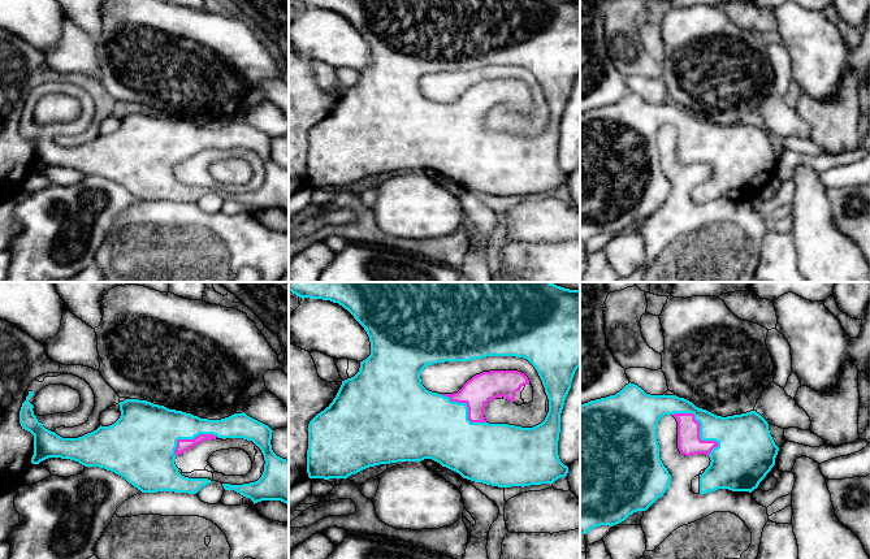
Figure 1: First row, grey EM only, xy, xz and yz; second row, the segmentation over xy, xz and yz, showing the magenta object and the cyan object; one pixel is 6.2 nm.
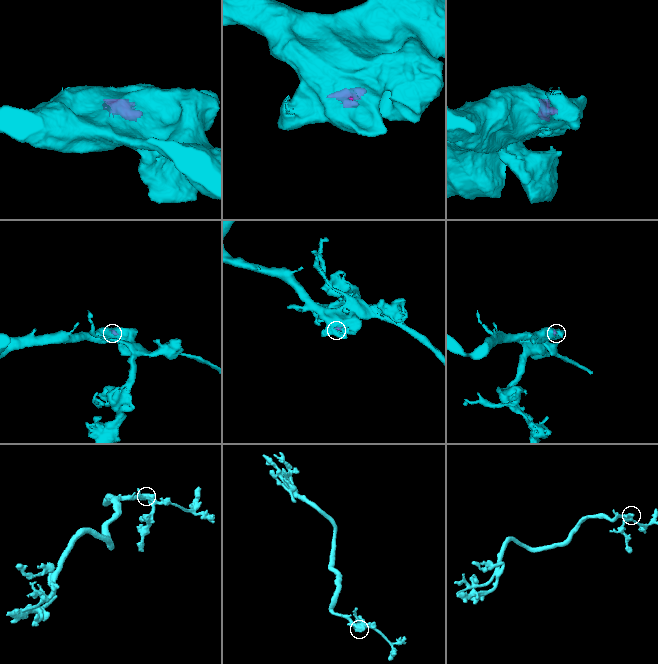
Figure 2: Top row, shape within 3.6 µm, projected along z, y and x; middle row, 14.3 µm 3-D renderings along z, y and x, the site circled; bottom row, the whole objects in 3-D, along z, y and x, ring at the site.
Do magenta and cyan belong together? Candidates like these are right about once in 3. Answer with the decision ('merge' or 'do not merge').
merge

